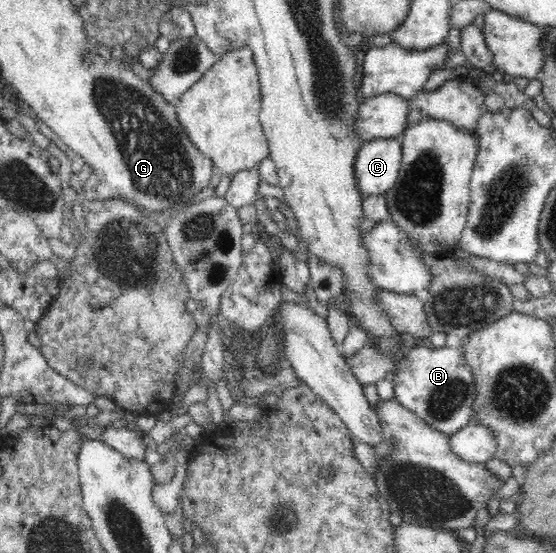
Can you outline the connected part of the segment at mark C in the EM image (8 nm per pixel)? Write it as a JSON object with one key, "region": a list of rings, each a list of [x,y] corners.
{"region":[[[401,137],[363,143],[354,163],[354,176],[362,197],[385,194],[392,189],[398,179],[402,157]]]}

